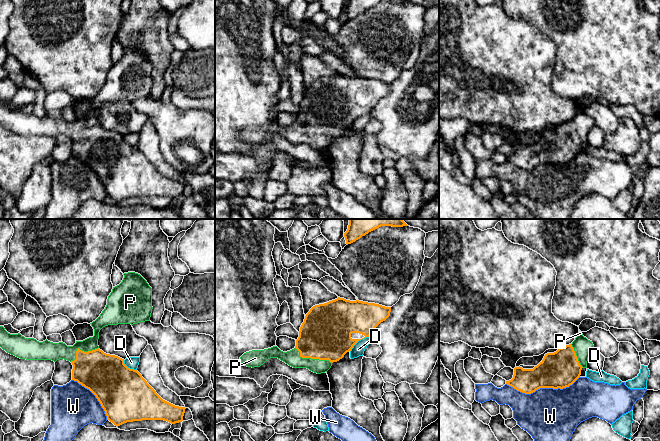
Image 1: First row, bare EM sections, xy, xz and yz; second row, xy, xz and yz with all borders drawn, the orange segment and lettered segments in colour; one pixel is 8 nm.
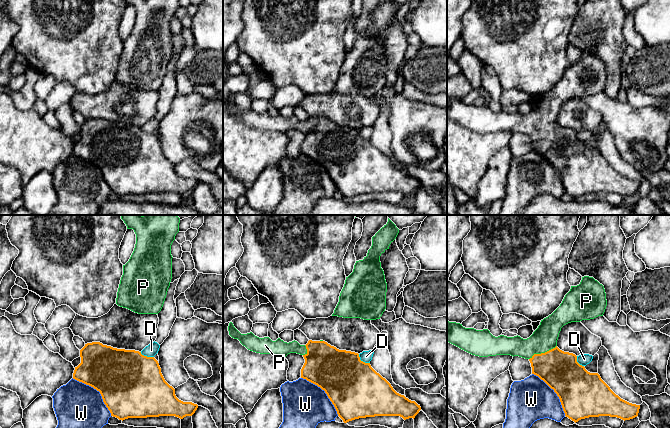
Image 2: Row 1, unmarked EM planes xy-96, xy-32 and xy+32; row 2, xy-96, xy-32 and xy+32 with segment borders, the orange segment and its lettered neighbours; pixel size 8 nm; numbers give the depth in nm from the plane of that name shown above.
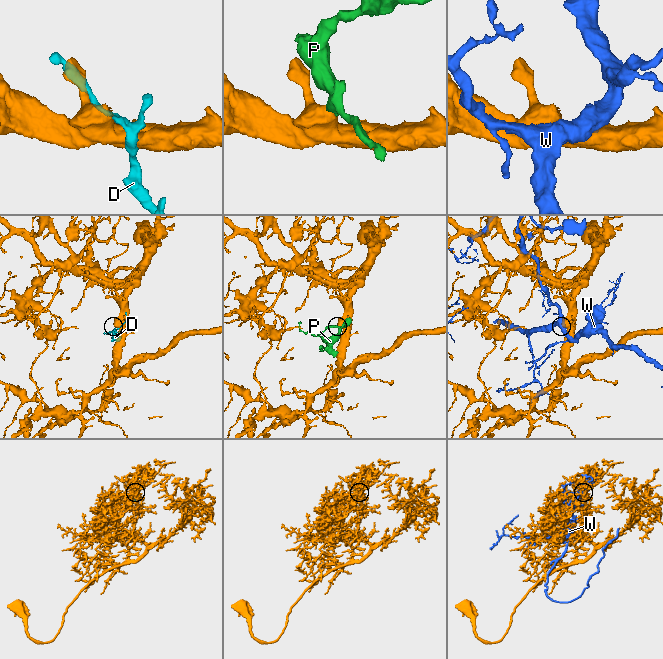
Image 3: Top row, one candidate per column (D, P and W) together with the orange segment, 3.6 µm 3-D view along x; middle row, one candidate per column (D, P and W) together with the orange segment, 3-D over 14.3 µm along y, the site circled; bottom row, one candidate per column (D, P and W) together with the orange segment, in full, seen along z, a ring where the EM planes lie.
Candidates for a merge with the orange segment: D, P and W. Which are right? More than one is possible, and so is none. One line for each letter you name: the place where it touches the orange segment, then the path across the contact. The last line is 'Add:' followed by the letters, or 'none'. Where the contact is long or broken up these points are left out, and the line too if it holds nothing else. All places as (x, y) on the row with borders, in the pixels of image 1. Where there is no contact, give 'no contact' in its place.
P: xz (312, 358) | across xz (325, 334), (312, 358), (292, 358)
Add: P

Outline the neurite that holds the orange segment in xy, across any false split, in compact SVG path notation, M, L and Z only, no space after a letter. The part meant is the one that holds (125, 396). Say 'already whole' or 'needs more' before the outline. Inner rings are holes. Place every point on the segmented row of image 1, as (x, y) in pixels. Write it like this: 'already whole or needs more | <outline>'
needs more | M128 272L123 275L122 282L113 287L108 296L105 309L95 321L90 323L94 329L93 337L76 341L73 346L67 346L63 342L53 343L47 339L39 342L34 338L25 338L20 333L10 334L0 326L0 347L20 359L70 361L73 365L72 380L77 381L96 396L105 411L107 420L117 427L127 422L142 420L164 420L171 424L182 422L185 407L175 406L163 400L137 370L130 369L124 364L124 359L106 354L99 349L99 332L103 327L150 321L153 309L152 288L138 273Z

